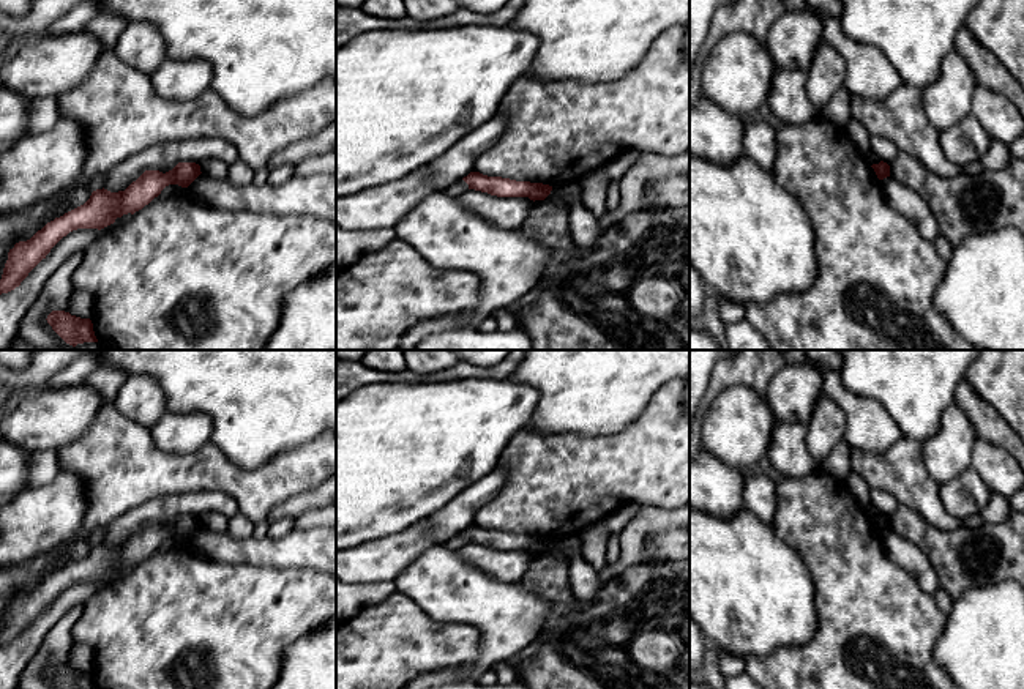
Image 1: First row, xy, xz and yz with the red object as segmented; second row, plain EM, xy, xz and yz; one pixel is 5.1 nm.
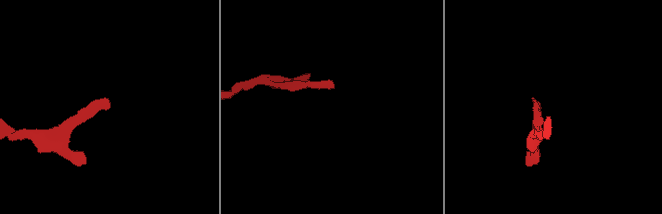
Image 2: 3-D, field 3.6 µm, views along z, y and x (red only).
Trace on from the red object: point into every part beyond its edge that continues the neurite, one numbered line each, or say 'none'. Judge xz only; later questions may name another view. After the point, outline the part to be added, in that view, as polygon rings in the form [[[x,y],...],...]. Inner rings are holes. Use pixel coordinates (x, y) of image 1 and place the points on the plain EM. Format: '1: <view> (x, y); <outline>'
none

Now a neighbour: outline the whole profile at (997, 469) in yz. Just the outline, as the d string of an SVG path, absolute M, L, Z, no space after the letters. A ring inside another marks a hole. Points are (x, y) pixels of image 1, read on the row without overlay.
M981 438L972 445L970 468L978 473L991 493L1010 498L1024 489L1024 471L1015 457Z

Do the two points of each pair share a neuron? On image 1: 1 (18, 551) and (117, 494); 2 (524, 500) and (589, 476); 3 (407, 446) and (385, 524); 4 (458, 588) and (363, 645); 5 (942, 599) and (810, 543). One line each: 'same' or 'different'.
1: different
2: same
3: same
4: different
5: different

